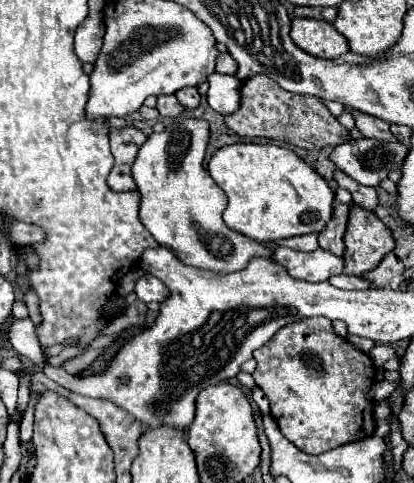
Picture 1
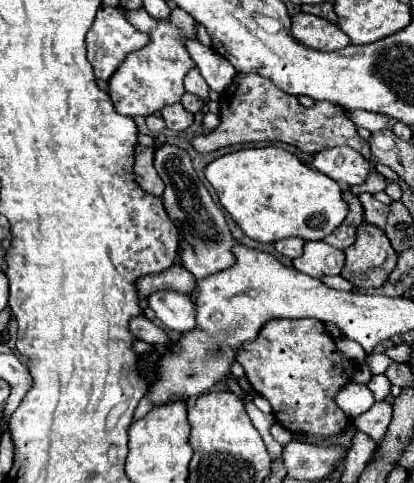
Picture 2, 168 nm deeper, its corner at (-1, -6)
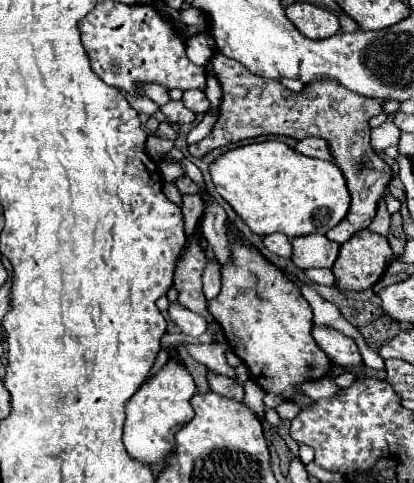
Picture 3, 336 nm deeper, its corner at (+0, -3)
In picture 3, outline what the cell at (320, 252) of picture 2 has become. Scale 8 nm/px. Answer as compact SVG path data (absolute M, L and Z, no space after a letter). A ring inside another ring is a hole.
M303 235L295 237L293 241L293 263L299 269L313 269L313 267L333 267L339 255L339 243L329 241L325 235Z

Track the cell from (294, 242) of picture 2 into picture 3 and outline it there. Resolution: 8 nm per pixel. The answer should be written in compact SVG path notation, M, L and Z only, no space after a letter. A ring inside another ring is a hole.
M283 233L267 235L267 237L263 239L263 243L265 243L265 247L267 247L271 253L275 253L275 255L279 255L279 257L291 257L291 253L293 253L291 239L289 239L287 235L283 235Z

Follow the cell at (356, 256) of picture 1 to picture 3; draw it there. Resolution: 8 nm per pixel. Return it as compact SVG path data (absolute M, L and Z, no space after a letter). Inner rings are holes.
M361 229L357 231L357 235L353 235L353 239L343 243L339 249L339 257L333 265L335 285L343 291L365 291L381 279L381 275L385 273L385 267L391 261L393 261L393 251L389 251L387 239L369 229Z

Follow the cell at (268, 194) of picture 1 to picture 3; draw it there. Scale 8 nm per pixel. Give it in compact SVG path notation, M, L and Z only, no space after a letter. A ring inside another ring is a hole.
M275 139L231 149L213 161L209 171L217 193L261 237L271 233L285 233L291 239L311 233L325 235L349 211L351 197L335 163L305 157Z

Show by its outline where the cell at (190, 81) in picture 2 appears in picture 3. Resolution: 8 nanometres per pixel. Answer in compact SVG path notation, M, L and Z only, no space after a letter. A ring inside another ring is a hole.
M197 33L187 43L187 57L197 65L205 65L213 53L215 53L215 45L209 33Z

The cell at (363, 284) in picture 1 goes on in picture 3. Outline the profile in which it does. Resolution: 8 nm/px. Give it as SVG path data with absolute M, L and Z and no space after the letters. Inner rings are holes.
M309 269L305 271L305 275L315 281L315 283L321 283L321 285L335 285L335 275L331 269Z

